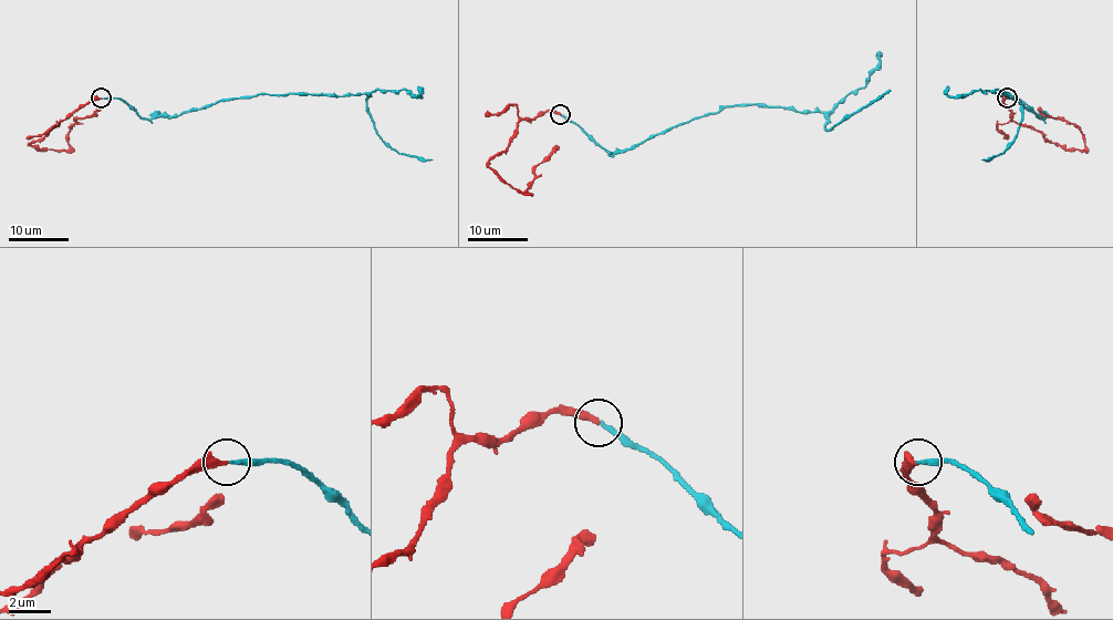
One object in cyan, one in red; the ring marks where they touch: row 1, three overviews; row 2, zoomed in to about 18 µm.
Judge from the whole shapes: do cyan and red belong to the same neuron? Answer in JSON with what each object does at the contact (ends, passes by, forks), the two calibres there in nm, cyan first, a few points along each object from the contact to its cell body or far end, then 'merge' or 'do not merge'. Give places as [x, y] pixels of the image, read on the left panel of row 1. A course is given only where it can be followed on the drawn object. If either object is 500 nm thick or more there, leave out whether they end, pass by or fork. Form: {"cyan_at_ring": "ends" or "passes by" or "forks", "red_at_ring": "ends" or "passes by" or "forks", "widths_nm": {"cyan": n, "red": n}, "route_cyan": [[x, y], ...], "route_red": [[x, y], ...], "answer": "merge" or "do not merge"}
{"cyan_at_ring": "ends", "red_at_ring": "ends", "widths_nm": {"cyan": 200, "red": 320}, "route_cyan": [[102, 99], [122, 99], [151, 117], [269, 94], [365, 94], [377, 134], [398, 153], [432, 159]], "route_red": [[101, 99], [87, 102], [30, 143], [49, 150], [70, 147], [68, 132], [75, 121], [92, 116], [101, 107]], "answer": "merge"}

